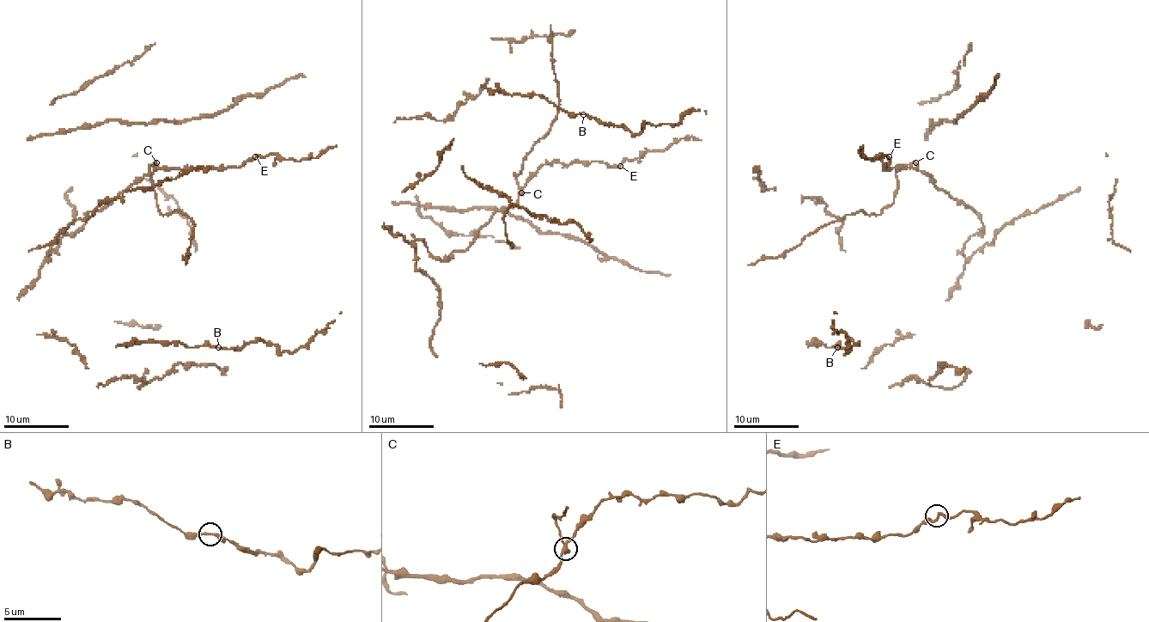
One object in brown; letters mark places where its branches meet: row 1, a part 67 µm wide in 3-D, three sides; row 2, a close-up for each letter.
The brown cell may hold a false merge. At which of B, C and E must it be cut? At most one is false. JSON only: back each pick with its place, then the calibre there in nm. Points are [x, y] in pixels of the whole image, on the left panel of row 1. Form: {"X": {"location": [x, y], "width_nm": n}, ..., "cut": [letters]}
{"C": {"location": [156, 162], "width_nm": 240}, "cut": ["C"]}

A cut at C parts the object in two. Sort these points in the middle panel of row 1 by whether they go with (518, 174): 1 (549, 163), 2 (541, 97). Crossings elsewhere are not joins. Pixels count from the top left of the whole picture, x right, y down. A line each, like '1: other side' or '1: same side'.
1: other side
2: other side

